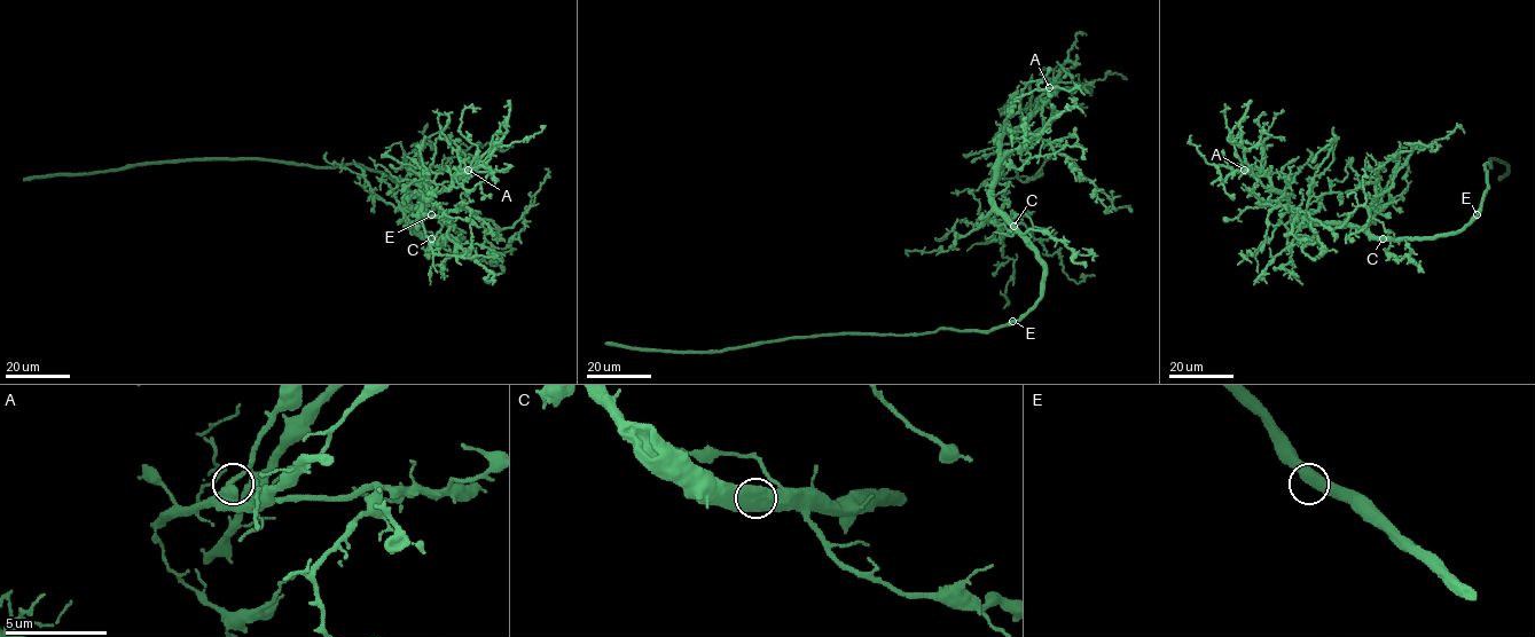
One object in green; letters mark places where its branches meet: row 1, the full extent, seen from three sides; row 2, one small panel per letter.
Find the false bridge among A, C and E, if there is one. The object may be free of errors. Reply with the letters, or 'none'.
none

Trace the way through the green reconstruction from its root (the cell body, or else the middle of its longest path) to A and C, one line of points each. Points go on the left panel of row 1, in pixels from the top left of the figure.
A: (432, 212), (462, 237), (429, 240), (412, 225), (416, 223), (427, 201), (468, 170)
C: (432, 212), (462, 237), (431, 238)

